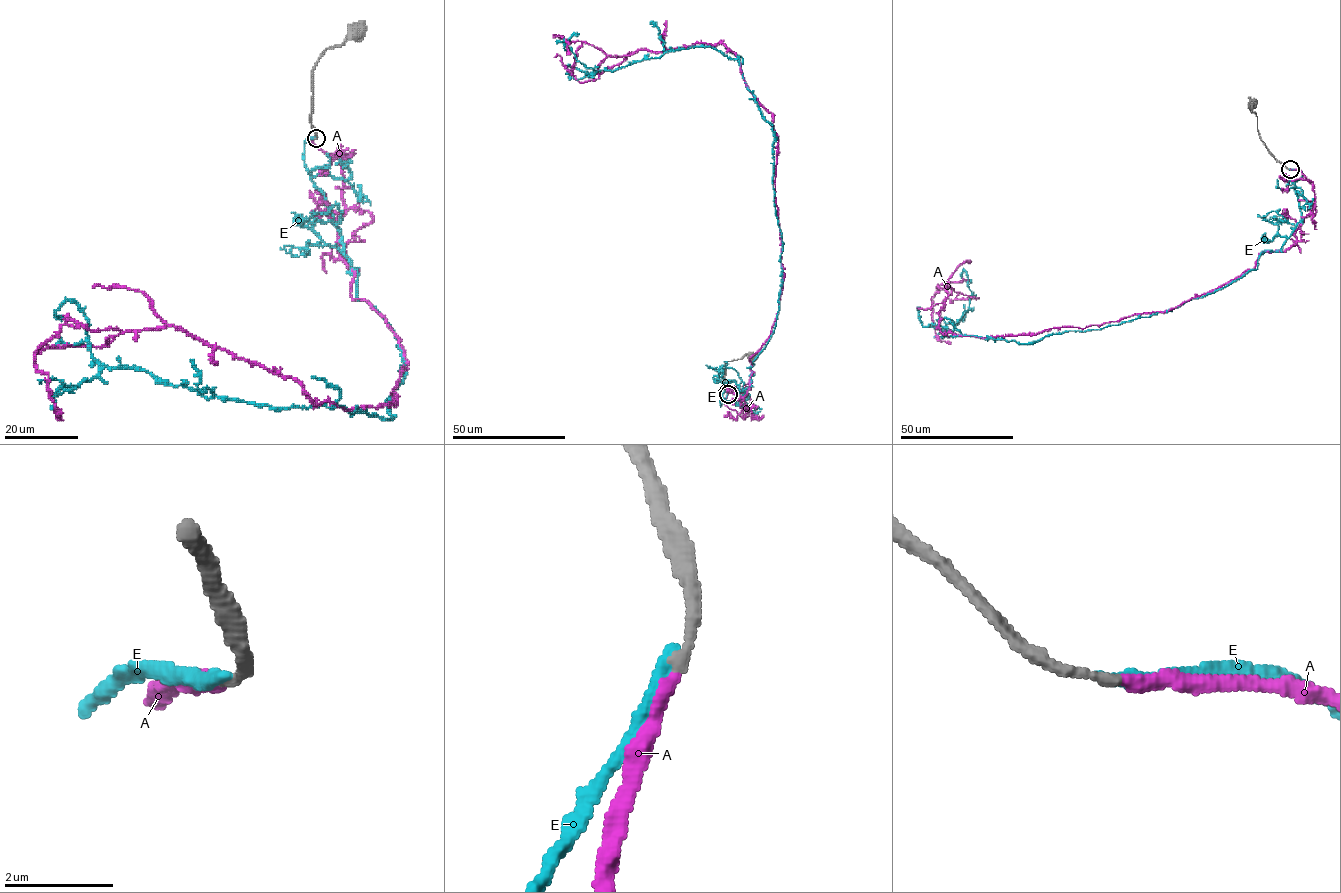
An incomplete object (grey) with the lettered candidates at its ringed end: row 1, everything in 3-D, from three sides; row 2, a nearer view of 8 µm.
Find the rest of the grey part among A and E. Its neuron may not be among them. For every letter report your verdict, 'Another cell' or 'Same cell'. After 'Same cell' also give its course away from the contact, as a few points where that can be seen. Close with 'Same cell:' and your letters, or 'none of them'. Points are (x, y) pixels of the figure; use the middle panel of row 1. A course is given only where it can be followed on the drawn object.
A: Same cell. Its course: (728, 394), (744, 419), (749, 358), (782, 290), (773, 115), (720, 43), (610, 57), (553, 35), (569, 55)
E: Another cell
Same cell: A

